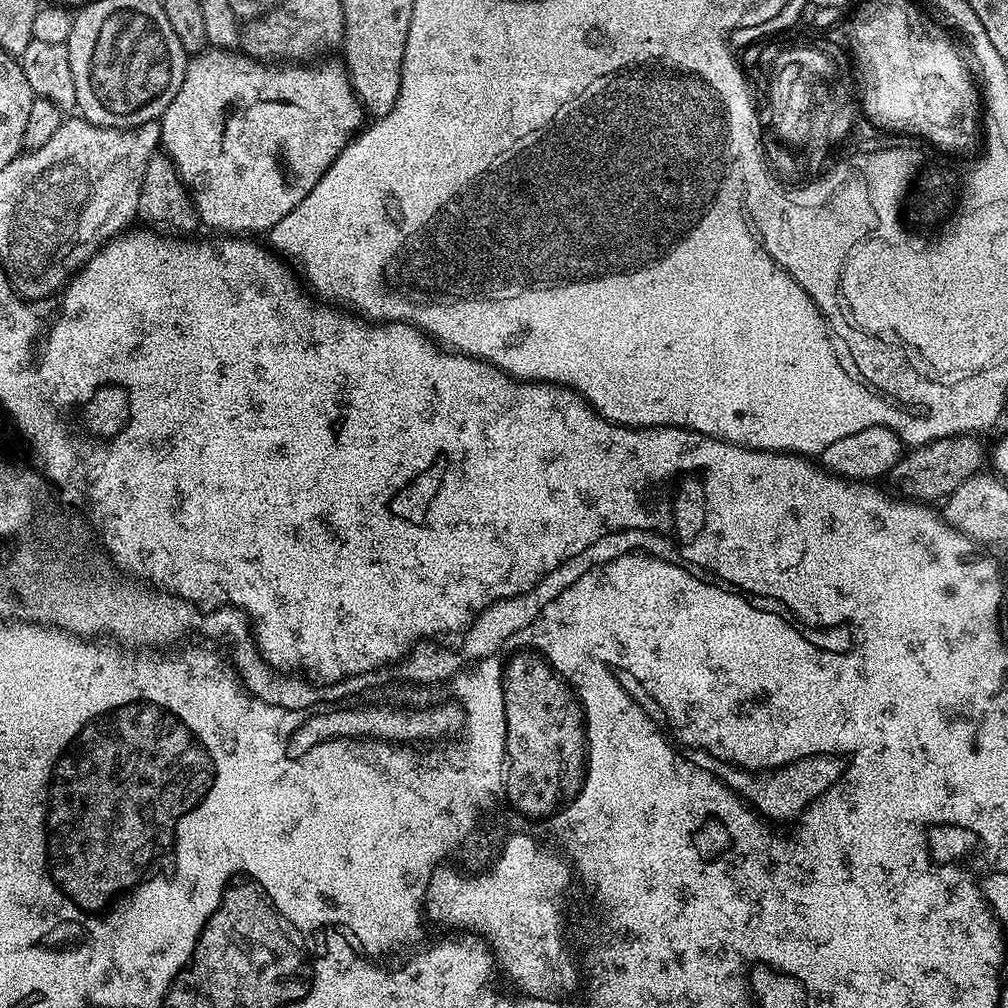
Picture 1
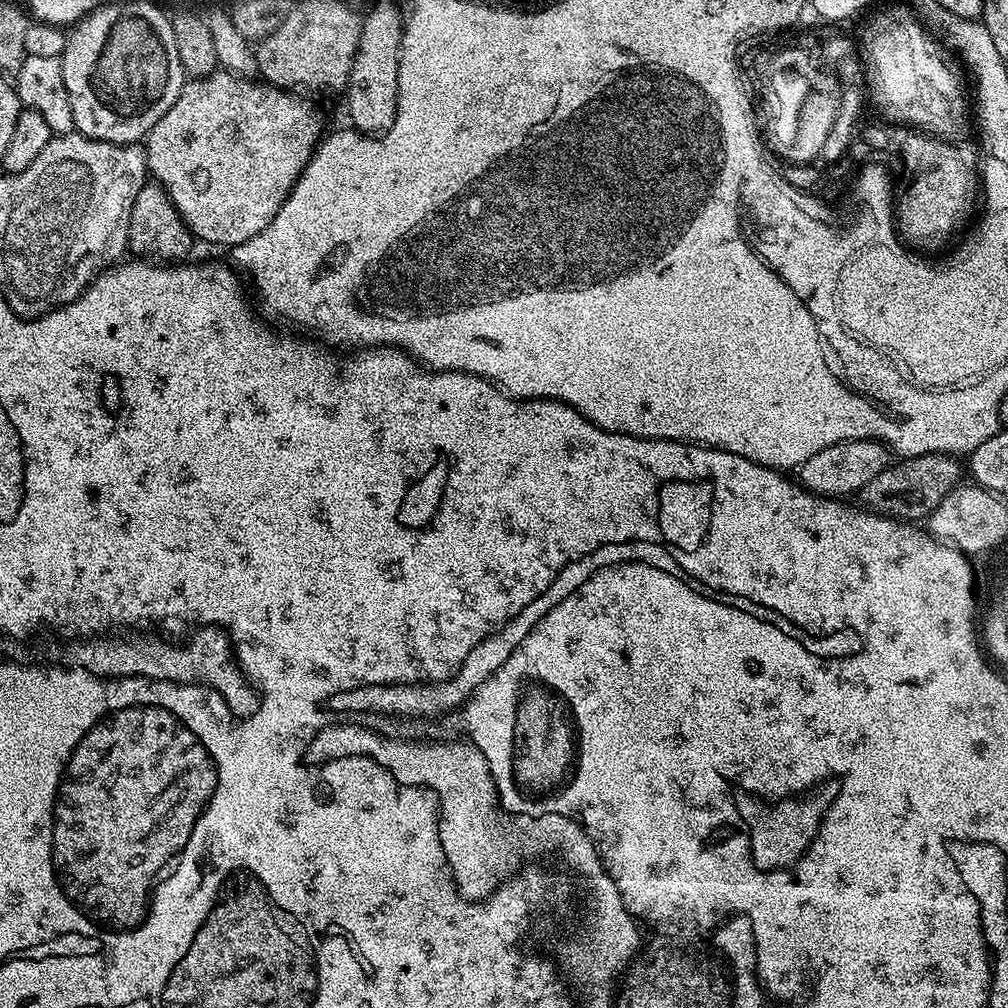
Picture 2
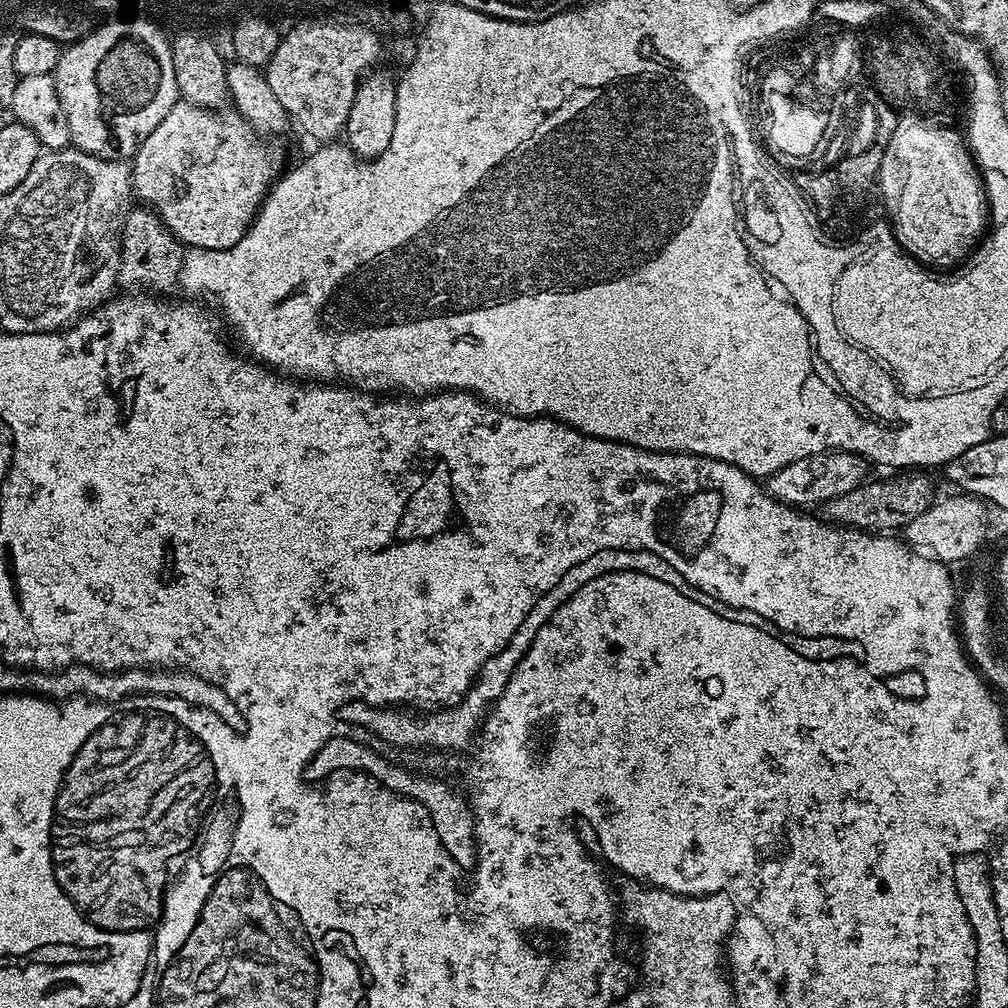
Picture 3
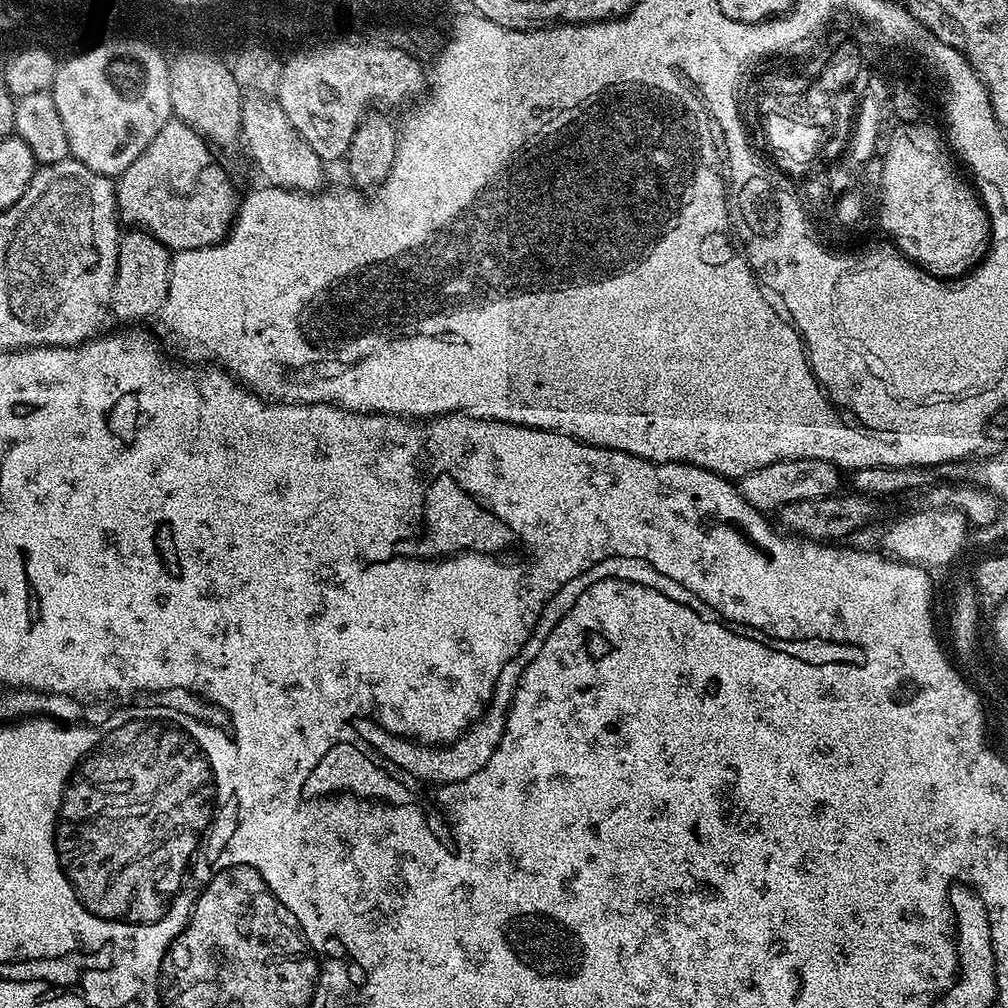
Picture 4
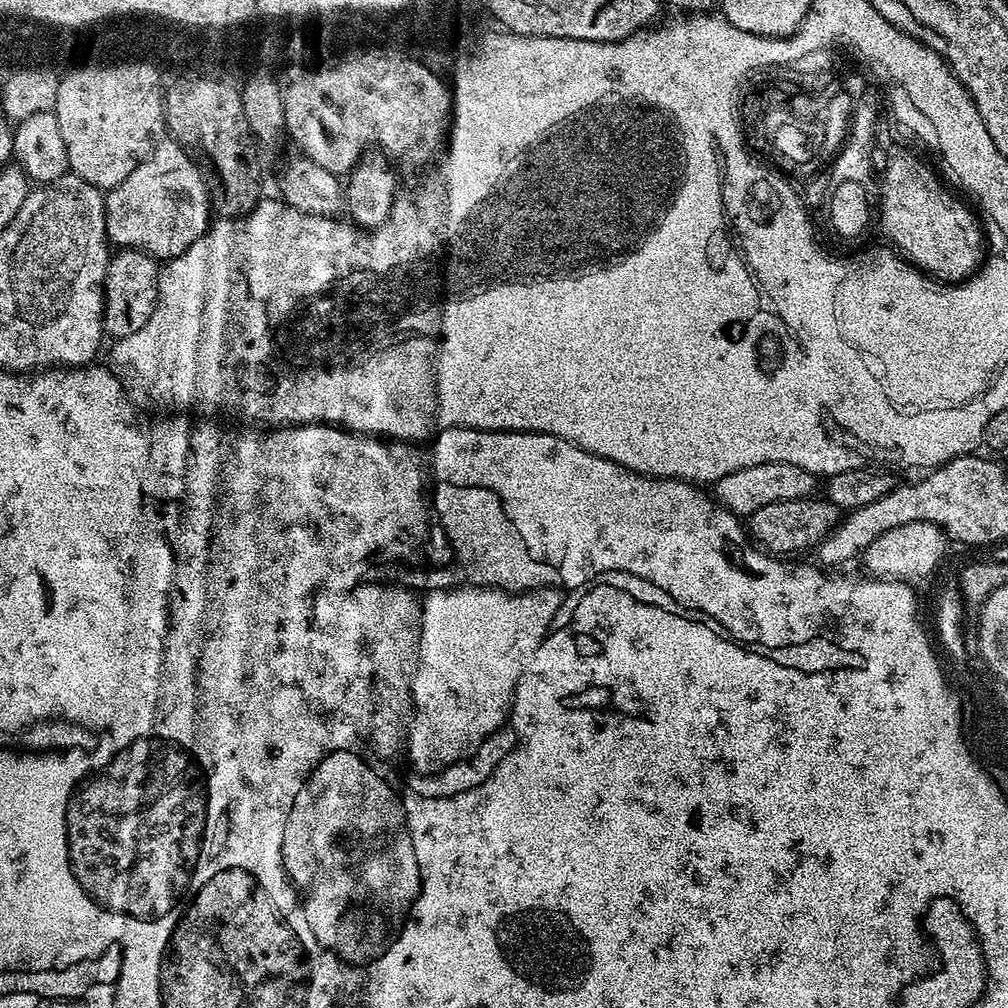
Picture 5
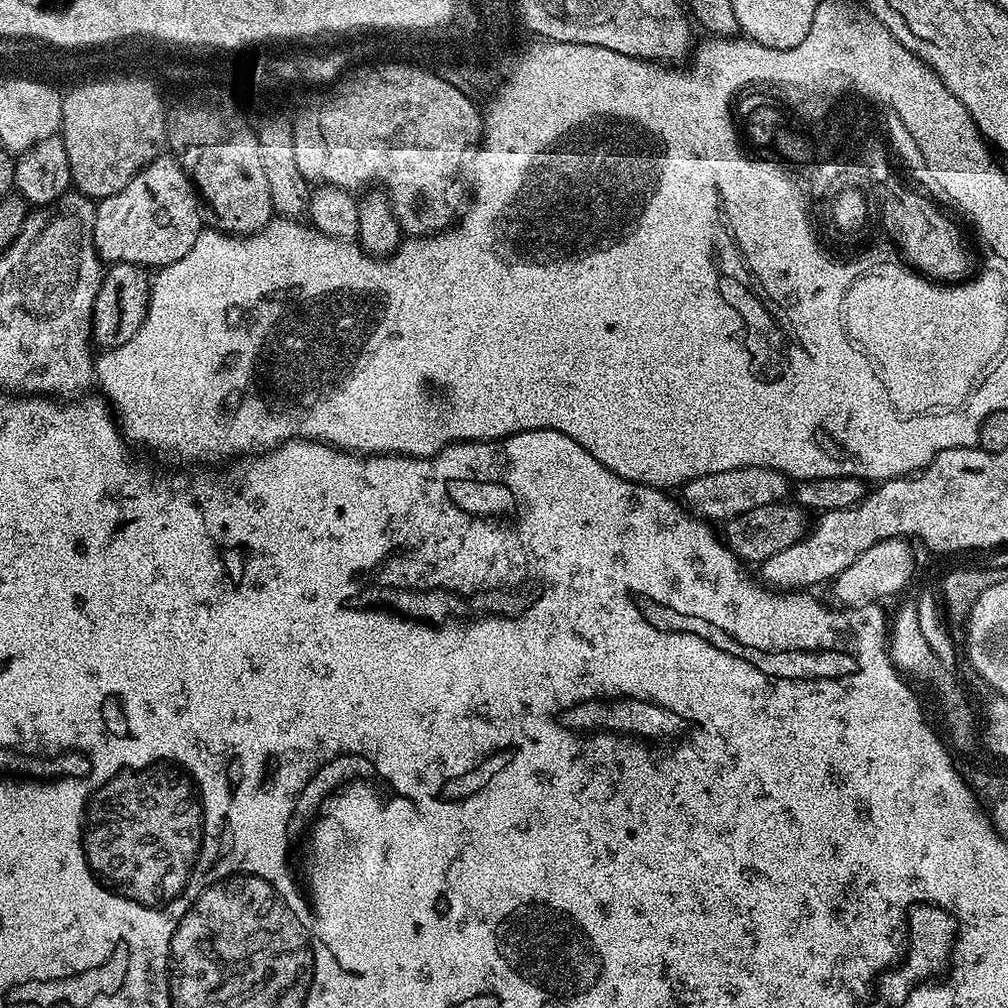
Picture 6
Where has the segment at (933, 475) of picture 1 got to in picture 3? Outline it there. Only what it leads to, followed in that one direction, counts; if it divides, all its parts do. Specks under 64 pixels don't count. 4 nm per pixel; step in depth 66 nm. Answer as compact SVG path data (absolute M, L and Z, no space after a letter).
M904 470L901 476L889 480L872 480L854 490L846 490L833 500L826 500L822 512L831 523L857 530L903 530L918 514L922 514L933 503L931 475L920 470Z

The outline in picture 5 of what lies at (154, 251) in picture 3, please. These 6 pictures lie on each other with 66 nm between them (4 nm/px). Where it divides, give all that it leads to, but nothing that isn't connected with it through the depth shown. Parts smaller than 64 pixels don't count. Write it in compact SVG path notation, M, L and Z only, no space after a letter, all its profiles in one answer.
M121 249L109 259L104 279L104 330L109 337L121 340L150 322L158 302L160 270L155 256L136 249Z

